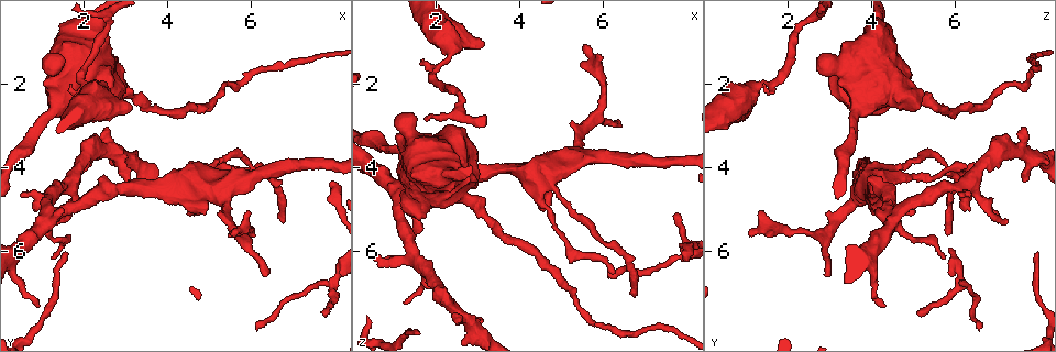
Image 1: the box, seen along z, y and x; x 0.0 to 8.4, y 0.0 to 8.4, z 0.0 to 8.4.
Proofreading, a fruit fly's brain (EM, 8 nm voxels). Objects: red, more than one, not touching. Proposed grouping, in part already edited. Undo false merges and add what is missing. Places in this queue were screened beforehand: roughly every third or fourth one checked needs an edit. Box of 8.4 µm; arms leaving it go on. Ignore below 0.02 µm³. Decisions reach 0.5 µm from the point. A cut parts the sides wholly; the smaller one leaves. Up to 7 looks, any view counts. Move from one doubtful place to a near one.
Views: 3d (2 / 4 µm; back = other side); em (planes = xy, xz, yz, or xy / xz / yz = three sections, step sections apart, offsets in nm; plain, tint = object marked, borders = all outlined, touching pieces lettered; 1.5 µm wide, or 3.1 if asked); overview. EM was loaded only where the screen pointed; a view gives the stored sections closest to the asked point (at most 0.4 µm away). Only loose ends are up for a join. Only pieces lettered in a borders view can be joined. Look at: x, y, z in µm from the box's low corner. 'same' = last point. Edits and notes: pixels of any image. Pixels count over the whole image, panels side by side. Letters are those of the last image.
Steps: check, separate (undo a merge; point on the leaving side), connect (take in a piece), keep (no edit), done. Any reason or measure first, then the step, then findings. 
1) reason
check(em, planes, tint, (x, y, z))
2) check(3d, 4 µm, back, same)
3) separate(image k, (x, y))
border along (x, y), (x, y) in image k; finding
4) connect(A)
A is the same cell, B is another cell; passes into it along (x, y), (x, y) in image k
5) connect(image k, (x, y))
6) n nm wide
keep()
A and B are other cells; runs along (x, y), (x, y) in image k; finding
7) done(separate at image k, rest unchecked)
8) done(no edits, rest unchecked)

thin end
check(3d, 4 µm, (5.55, 5.65, 1.10))

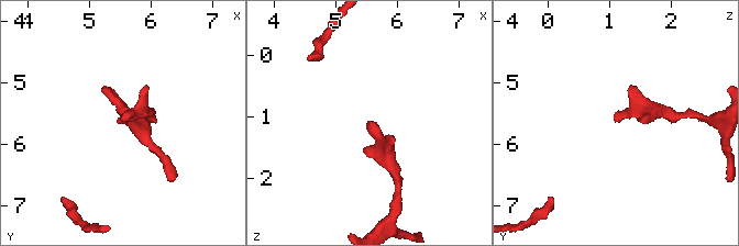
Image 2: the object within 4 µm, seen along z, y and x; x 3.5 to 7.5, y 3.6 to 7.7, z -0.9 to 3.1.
check(em, planes, borders, (5.55, 5.65, 1.15))

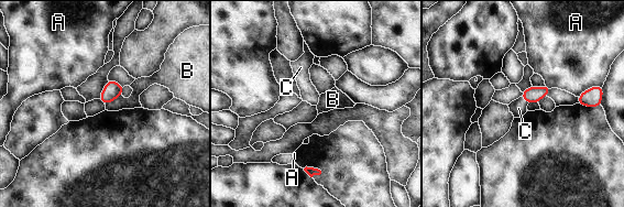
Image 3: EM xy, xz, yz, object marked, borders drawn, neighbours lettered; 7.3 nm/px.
connect(image 3, (518, 108))
C is the same cell, A and B are other cells; it goes on there

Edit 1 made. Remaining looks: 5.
sudden change in width
check(3d, 4 µm, (4.60, 4.20, 4.95))

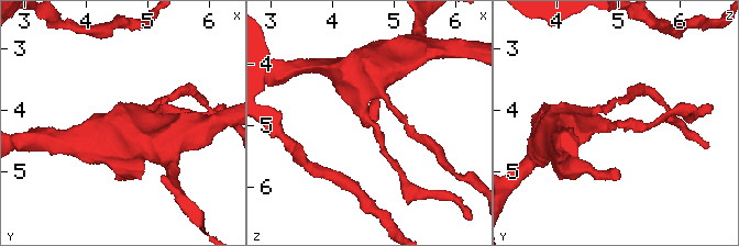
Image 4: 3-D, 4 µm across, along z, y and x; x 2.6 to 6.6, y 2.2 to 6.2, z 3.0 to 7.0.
shape alone is not enough
check(em, planes, plain, (4.55, 4.25, 4.95))

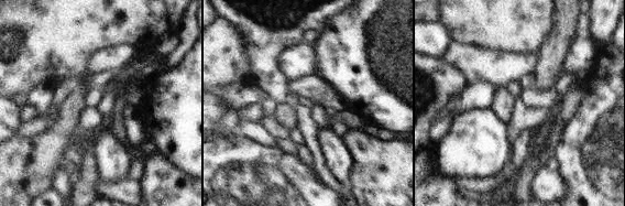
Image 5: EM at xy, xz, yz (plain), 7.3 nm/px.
what lies round it
check(em, planes, borders, same)

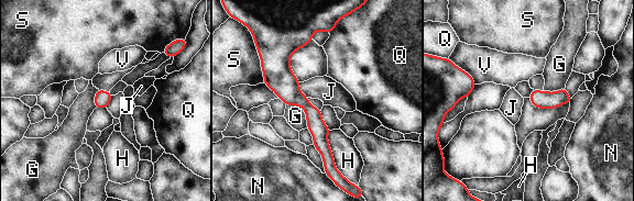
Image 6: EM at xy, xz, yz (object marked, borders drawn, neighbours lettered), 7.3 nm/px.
keep()
G, H, J, N, Q, S and V are other cells; runs along (285, 37), (283, 81), (313, 113), (326, 158) in image 6; continuous, no second neuron

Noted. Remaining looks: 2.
free end
check(em, planes, borders, (1.65, 2.05, 1.40))

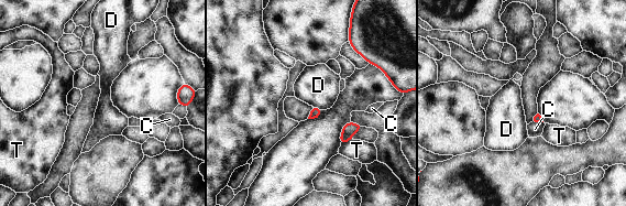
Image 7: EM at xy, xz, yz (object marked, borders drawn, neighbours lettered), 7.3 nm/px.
keep()
C, D and T are other cells; border along (311, 105), (322, 109) in image 7; no lettered piece goes on from it

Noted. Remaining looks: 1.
done(connect at image 3, rest unchecked)

